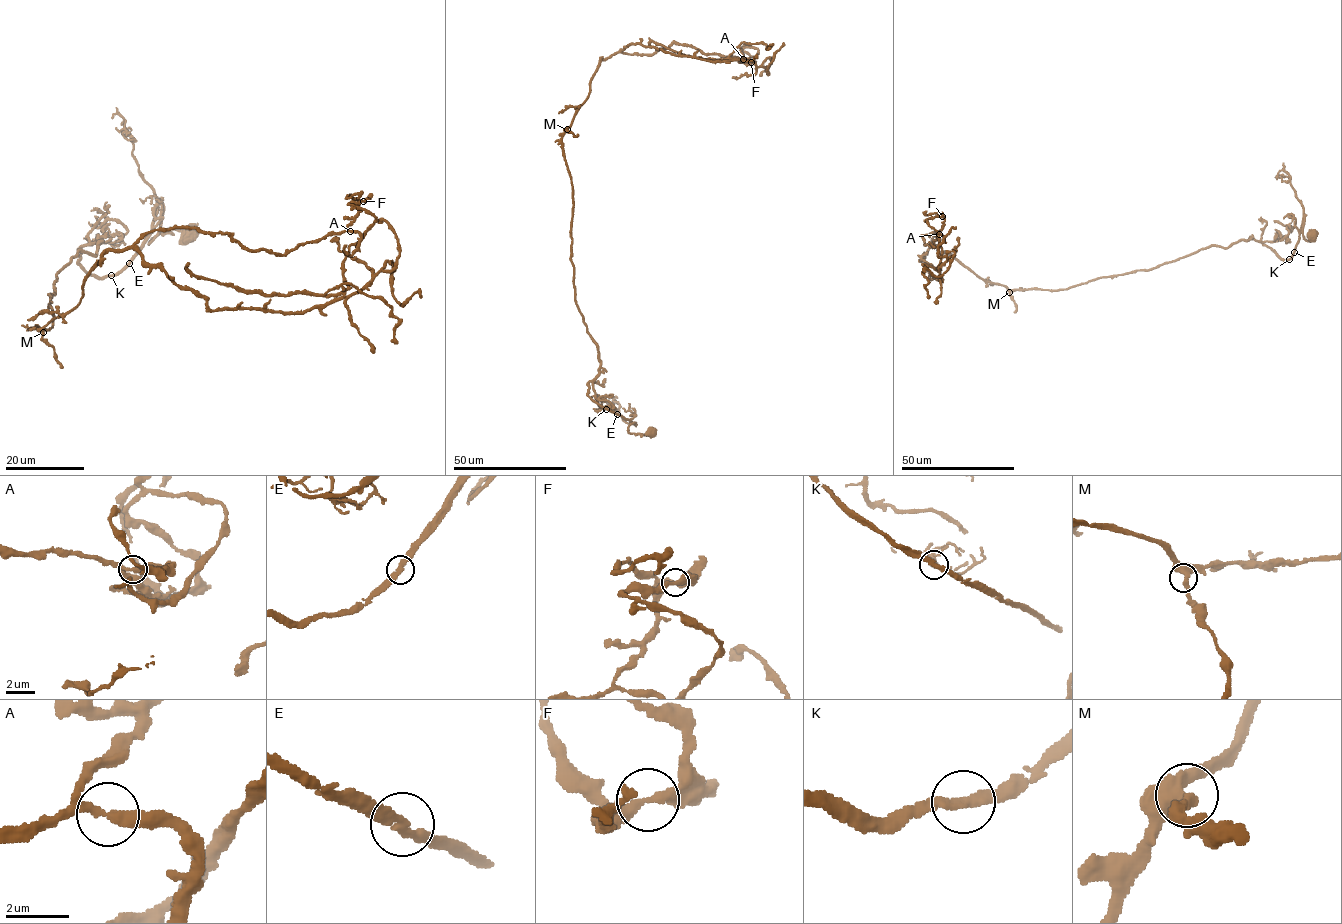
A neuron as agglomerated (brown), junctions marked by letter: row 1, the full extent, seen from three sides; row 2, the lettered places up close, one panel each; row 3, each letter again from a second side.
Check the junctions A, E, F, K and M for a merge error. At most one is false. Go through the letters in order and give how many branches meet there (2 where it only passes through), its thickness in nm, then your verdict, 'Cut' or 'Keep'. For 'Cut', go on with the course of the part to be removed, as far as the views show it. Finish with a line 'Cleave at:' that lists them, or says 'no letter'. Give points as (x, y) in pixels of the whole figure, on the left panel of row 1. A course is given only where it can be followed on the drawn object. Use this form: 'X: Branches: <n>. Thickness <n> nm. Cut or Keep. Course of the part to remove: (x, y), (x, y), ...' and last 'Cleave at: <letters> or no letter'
A: Branches: 2. Thickness 320 nm. Keep
E: Branches: 2. Thickness 280 nm. Keep
F: Branches: 2. Thickness 320 nm. Cut. Course of the part to remove: (363, 200), (348, 202), (376, 220), (349, 247), (347, 287), (335, 294), (248, 292), (198, 279), (189, 263)
K: Branches: 2. Thickness 320 nm. Keep
M: Branches: 2. Thickness 360 nm. Keep
Cleave at: F

